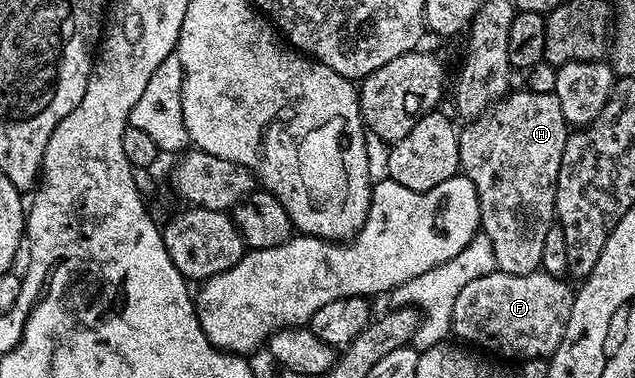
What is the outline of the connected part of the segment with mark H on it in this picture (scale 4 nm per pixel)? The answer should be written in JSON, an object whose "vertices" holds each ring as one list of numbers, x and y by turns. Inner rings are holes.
{"vertices":[[523,88,523,90,519,91,517,90,518,89,514,92,508,93,507,97,499,99,492,109,484,110,478,118,470,119,470,121,464,125,467,127,462,127,462,129,459,130,459,168,466,178,473,180,473,184,479,193,479,206,483,209,481,230,482,233,489,236,489,240,493,244,493,254,495,256,496,267,504,270,506,274,512,274,513,276,526,276,527,274,532,274,533,271,540,269,541,252,545,245,545,235,549,233,549,228,556,225,557,222,555,217,557,176,561,172,561,156,565,152,569,127,565,120,565,112,561,112,561,100,557,100,555,93,542,94,541,92,535,92,530,88]]}

